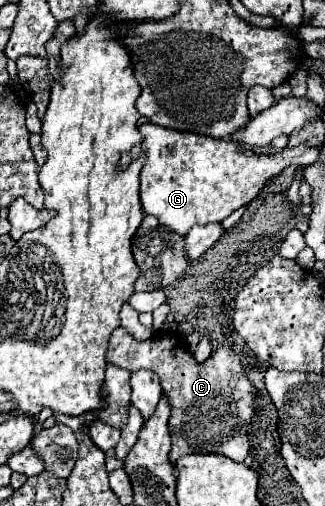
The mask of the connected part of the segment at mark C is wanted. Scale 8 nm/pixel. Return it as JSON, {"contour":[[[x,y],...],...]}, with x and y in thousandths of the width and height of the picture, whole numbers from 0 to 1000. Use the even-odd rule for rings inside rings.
{"contour":[[[363,646],[338,670],[332,717],[394,733],[462,729],[492,745],[505,781],[523,792],[517,844],[529,864],[529,919],[585,895],[671,895],[714,911],[751,911],[769,899],[763,848],[788,820],[788,789],[800,785],[800,773],[763,749],[714,678],[671,682],[628,717],[609,717],[572,686],[566,662],[529,650],[480,654],[462,670],[431,674]]]}

